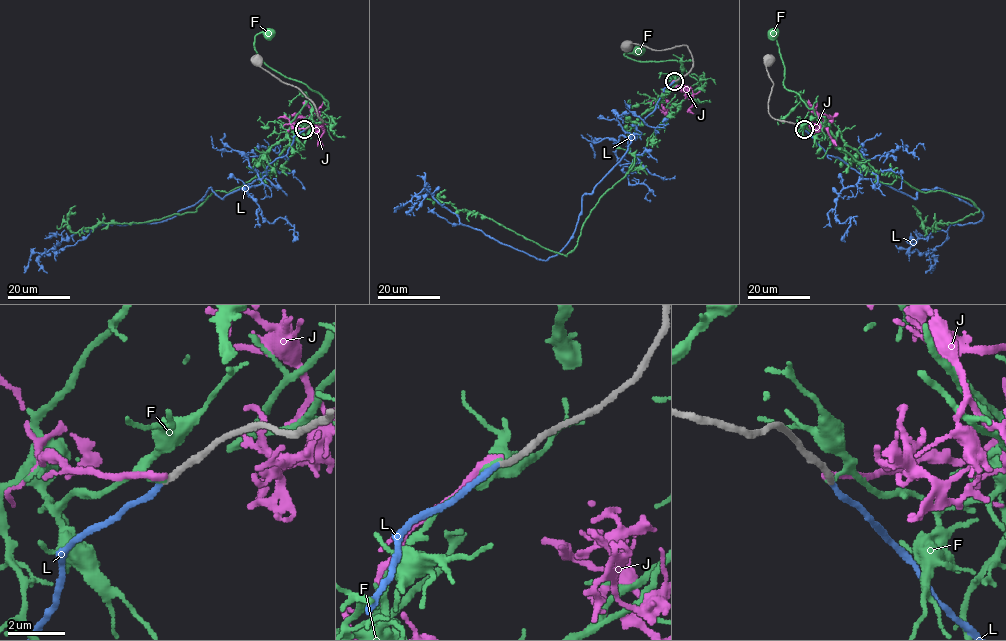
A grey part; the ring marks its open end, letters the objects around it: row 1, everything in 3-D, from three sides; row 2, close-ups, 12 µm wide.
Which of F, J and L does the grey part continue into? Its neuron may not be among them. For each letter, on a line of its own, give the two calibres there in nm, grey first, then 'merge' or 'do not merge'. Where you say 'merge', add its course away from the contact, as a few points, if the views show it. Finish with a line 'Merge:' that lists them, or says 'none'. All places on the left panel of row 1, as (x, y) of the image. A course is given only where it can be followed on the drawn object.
F: 240 nm thick on the grey side, 100 nm on the other; do not merge
J: 240 nm thick on the grey side, 280 nm on the other; do not merge
L: 240 nm thick on the grey side, 200 nm on the other; merge; it runs (304, 129), (266, 174), (223, 198), (208, 189), (155, 223), (103, 224), (62, 239), (39, 258), (46, 273)
Merge: L

